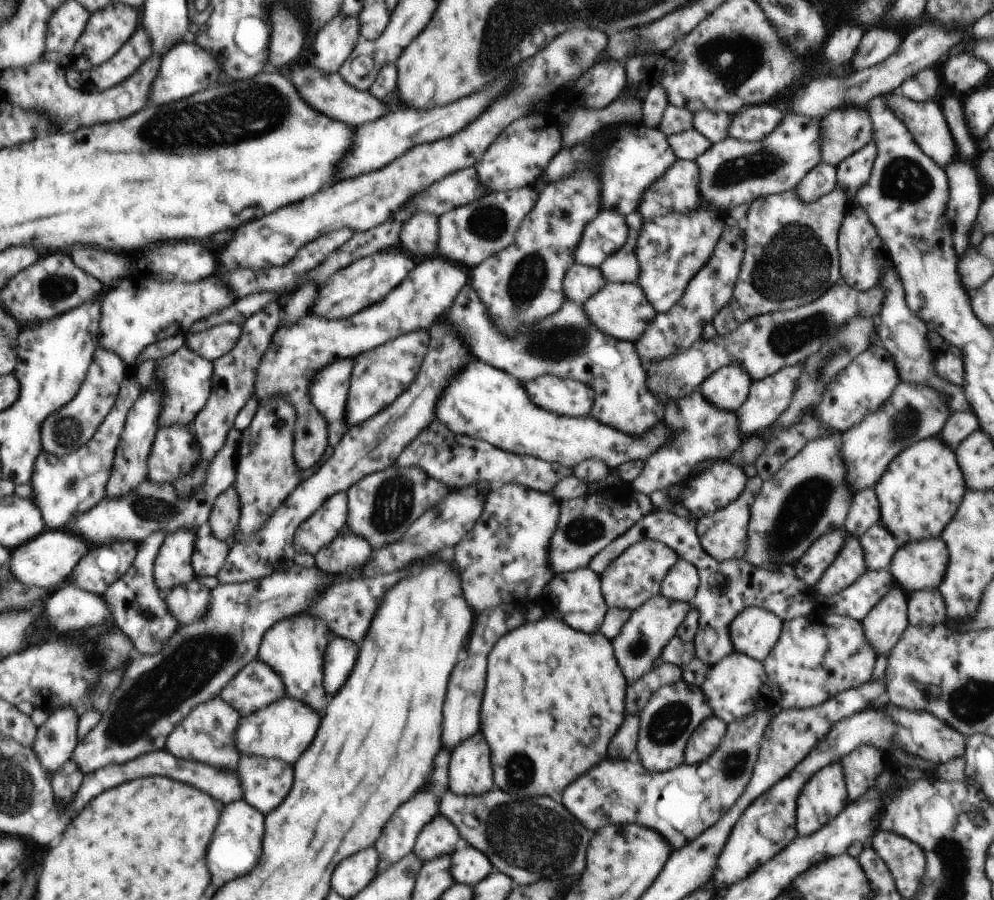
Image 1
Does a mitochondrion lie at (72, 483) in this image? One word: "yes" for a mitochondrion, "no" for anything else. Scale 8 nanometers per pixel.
yes

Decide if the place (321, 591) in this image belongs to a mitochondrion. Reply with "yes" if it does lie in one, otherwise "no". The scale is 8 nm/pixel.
no

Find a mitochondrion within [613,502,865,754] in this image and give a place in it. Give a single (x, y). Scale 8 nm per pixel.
(669, 724)

